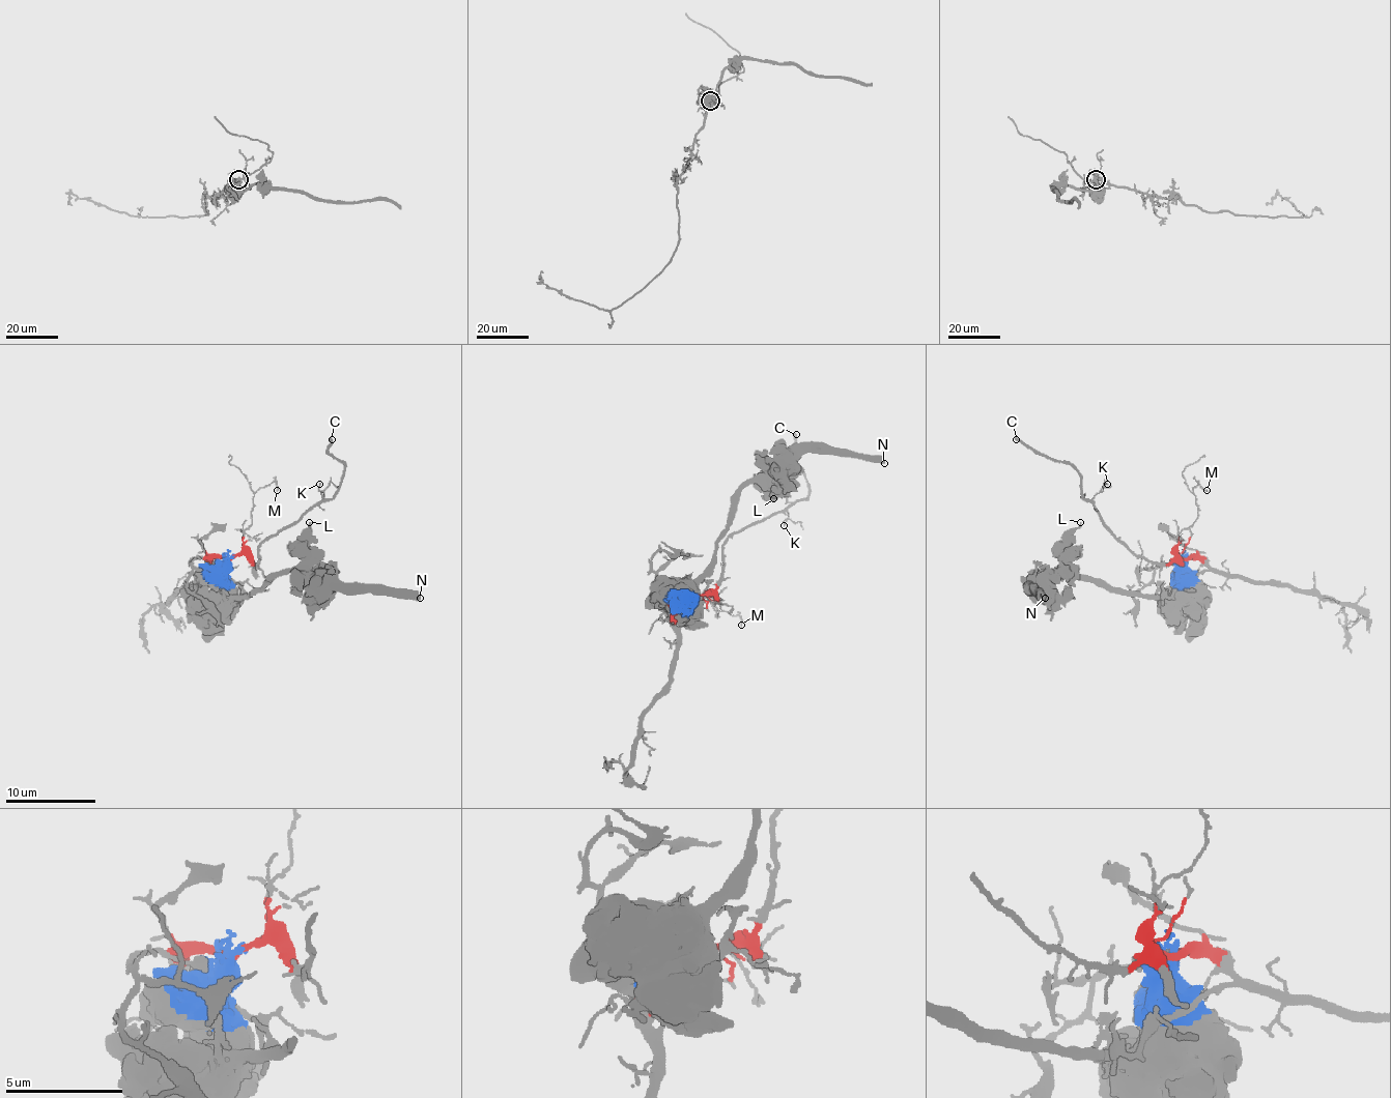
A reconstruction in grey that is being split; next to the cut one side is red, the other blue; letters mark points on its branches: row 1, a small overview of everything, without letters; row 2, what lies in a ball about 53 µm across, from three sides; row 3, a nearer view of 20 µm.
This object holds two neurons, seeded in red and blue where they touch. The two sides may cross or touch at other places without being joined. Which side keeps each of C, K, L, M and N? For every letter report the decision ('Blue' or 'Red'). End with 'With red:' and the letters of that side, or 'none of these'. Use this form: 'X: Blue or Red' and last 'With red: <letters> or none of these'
C: Red
K: Red
L: Blue
M: Red
N: Blue
With red: C, K, M

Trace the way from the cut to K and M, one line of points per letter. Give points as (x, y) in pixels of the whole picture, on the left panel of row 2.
K: (228, 557), (245, 555), (256, 565), (258, 546), (264, 540), (296, 524), (321, 499), (318, 484)
M: (228, 557), (243, 551), (245, 532), (251, 524), (253, 494), (274, 481), (276, 490)

